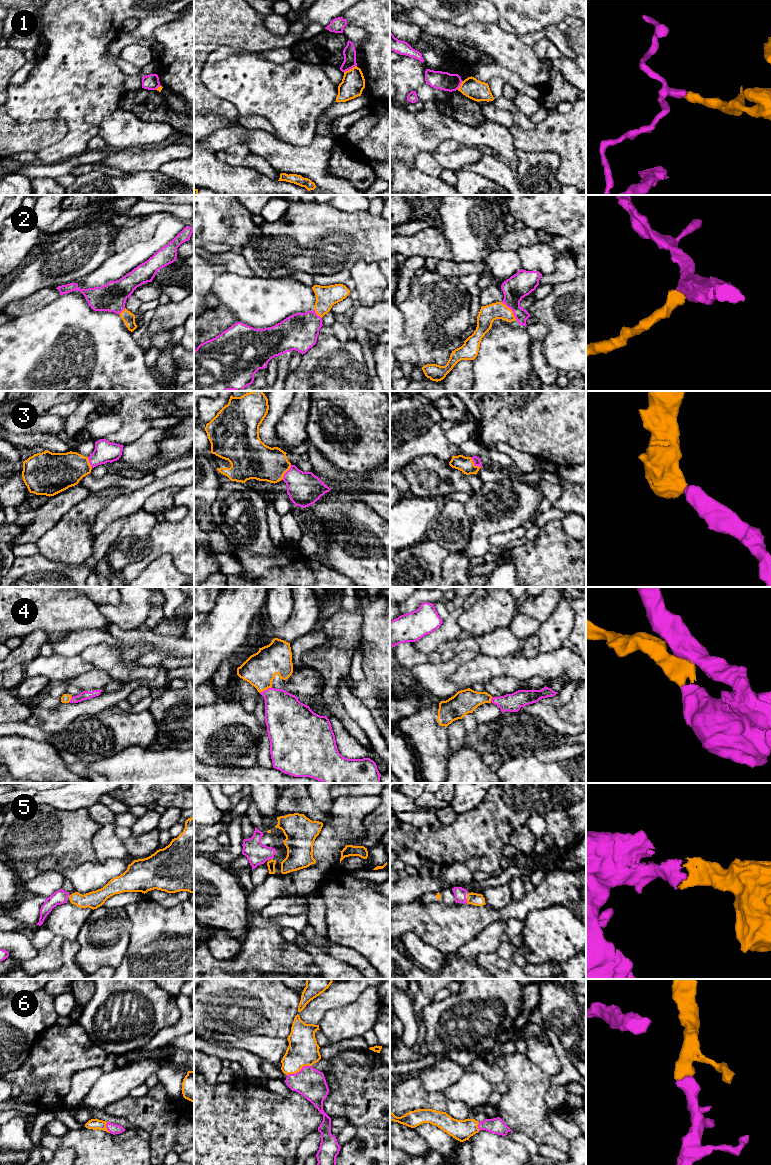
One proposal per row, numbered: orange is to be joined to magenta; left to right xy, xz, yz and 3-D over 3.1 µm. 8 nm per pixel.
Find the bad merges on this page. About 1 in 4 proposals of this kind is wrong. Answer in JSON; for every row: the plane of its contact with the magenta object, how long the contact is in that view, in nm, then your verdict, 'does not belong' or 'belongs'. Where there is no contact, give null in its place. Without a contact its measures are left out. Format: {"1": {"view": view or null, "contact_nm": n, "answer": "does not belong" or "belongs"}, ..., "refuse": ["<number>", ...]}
{"1": {"view": "xz", "contact_nm": 120, "answer": "does not belong"}, "2": {"view": "yz", "contact_nm": 190, "answer": "belongs"}, "3": {"view": "xz", "contact_nm": 150, "answer": "belongs"}, "4": {"view": "xz", "contact_nm": 110, "answer": "belongs"}, "5": {"view": "yz", "contact_nm": 40, "answer": "belongs"}, "6": {"view": "xz", "contact_nm": 220, "answer": "belongs"}, "refuse": ["1"]}

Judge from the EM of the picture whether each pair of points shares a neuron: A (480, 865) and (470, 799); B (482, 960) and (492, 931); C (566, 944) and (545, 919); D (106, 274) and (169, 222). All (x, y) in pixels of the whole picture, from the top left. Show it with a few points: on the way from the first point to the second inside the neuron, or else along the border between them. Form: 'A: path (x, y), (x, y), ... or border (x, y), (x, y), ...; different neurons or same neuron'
A: border (486, 796), (473, 808), (457, 814); different neurons
B: border (495, 951), (478, 954), (476, 963); different neurons
C: path (560, 938), (547, 925); same neuron
D: path (123, 262), (148, 249), (158, 239); same neuron

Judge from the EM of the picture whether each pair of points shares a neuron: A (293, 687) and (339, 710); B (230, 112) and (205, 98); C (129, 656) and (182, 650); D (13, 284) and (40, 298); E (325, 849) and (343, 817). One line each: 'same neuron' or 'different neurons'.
A: different neurons
B: same neuron
C: different neurons
D: different neurons
E: same neuron

